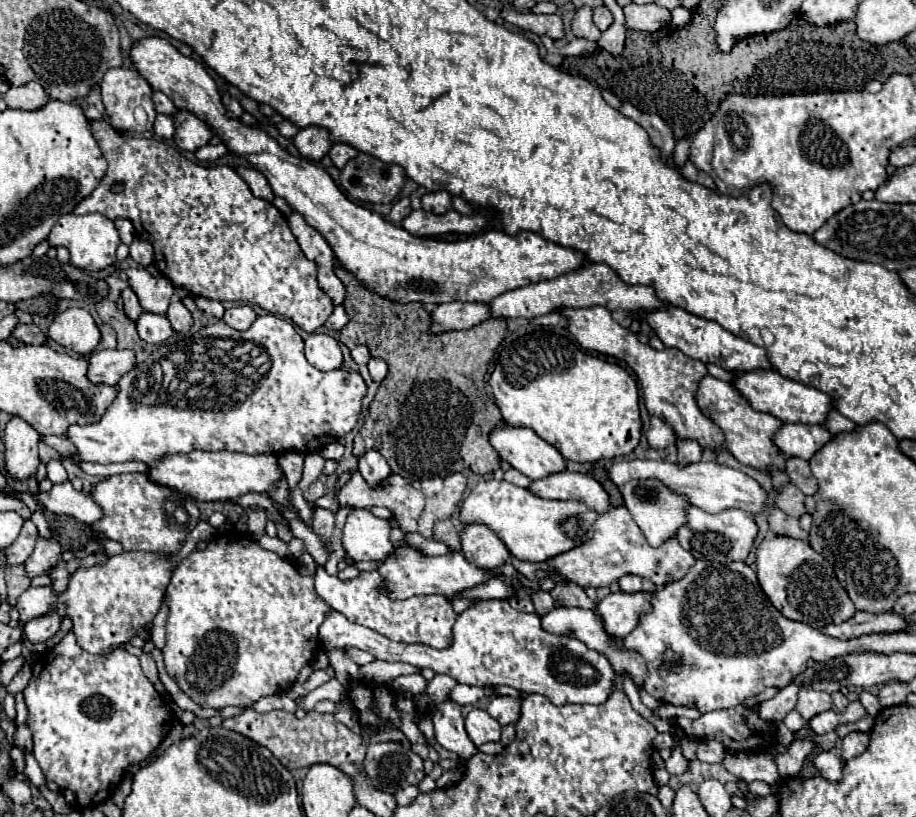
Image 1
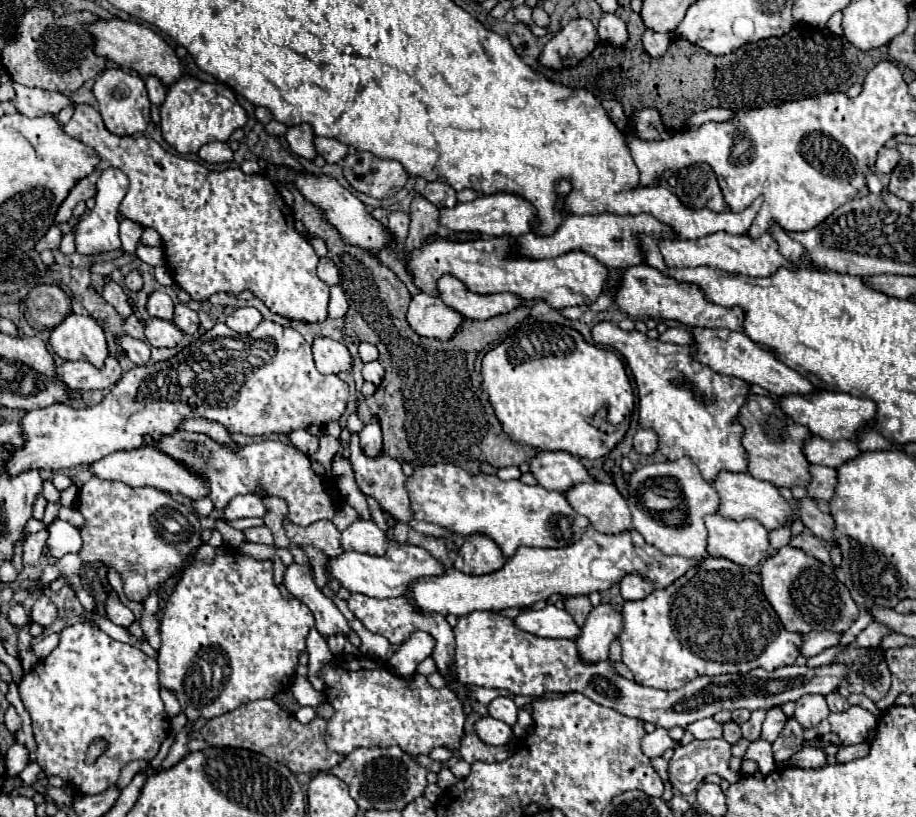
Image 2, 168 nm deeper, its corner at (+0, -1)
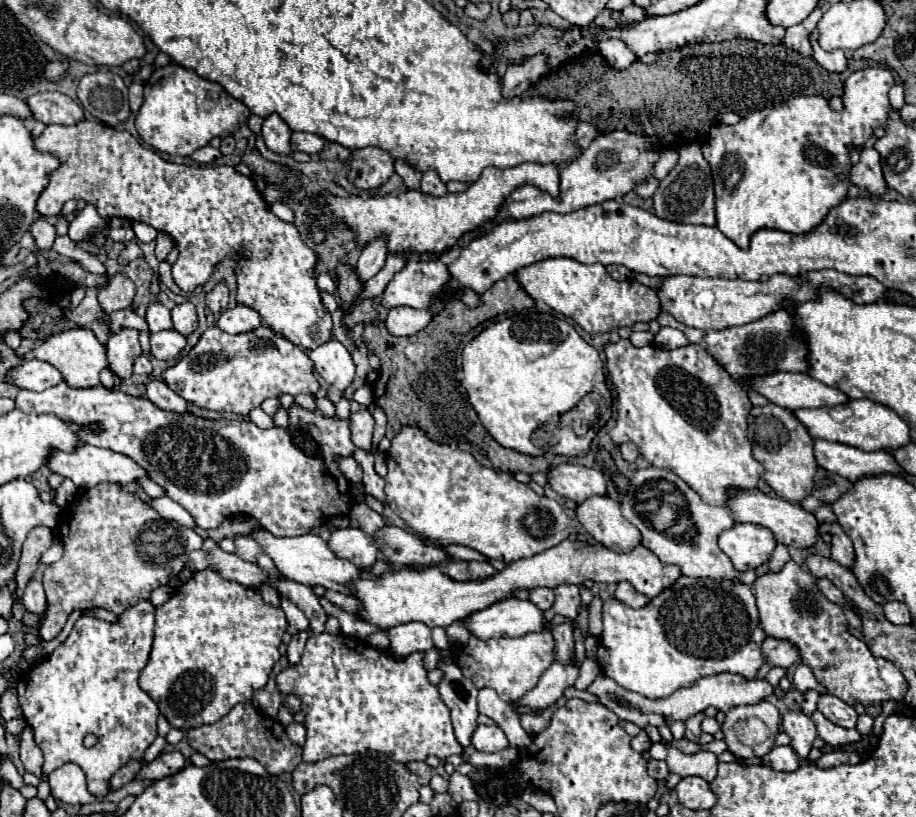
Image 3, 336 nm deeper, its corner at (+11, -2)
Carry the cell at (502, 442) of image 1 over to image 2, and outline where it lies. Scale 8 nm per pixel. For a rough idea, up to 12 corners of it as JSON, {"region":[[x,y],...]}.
{"region":[[541,451],[531,461],[539,485],[551,491],[595,481],[565,451]]}

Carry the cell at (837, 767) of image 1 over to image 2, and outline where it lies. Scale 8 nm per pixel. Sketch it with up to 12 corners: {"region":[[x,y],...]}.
{"region":[[803,747],[789,763],[801,769],[827,765],[821,749]]}

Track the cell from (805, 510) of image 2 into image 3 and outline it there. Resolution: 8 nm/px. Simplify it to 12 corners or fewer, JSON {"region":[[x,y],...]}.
{"region":[[820,522],[818,534],[830,534],[832,558],[850,568],[854,548],[836,522]]}

